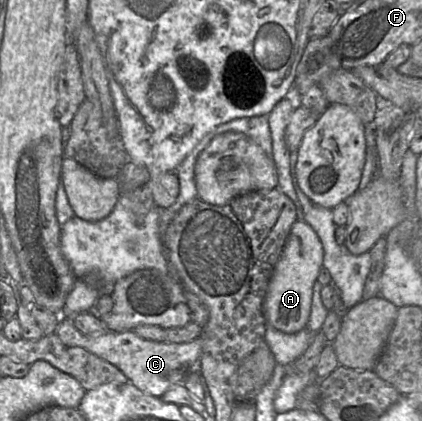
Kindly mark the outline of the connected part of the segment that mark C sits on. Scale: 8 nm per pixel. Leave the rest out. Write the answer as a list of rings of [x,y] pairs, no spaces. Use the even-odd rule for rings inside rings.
[[[62,317],[54,331],[70,347],[82,347],[99,358],[116,366],[130,383],[141,391],[161,397],[173,384],[182,383],[191,370],[198,370],[201,356],[200,336],[186,343],[157,342],[140,337],[134,331],[108,331],[98,336],[84,335],[77,330],[70,318]]]

